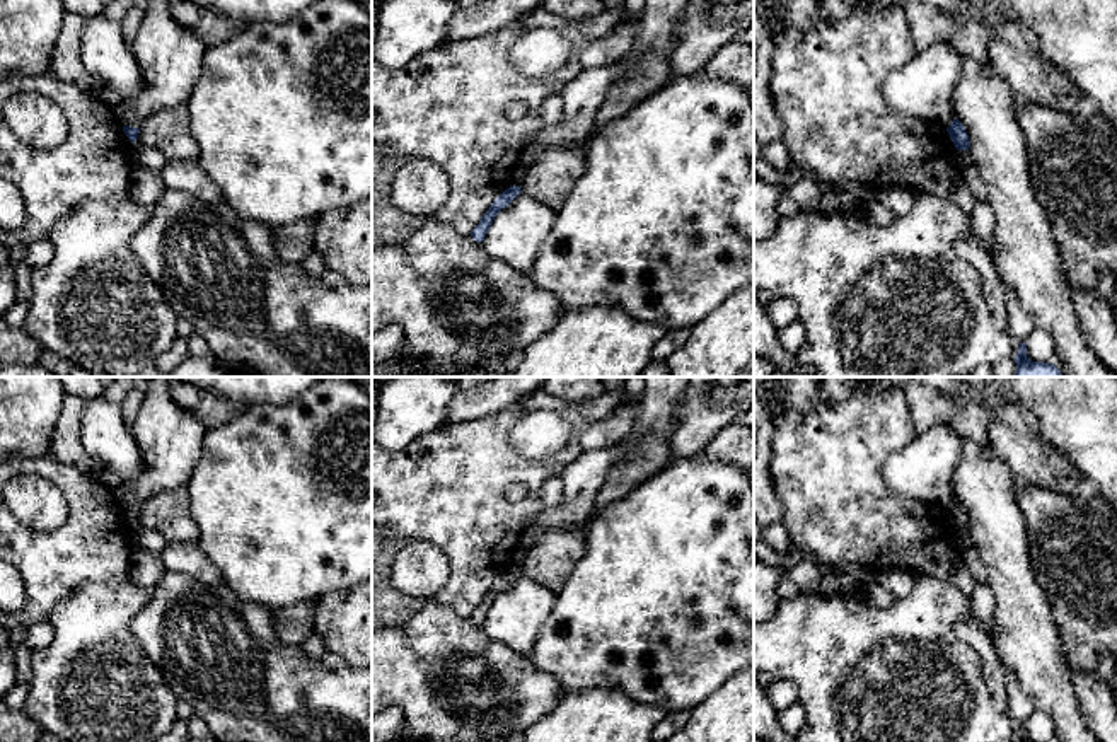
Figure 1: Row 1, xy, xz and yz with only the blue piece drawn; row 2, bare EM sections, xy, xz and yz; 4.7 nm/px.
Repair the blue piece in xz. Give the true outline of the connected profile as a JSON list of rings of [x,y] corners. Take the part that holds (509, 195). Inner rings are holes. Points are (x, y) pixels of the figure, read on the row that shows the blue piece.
[[[510,186],[506,188],[488,208],[488,212],[481,217],[479,223],[471,232],[471,237],[476,242],[483,242],[495,217],[506,208],[518,194],[522,193],[520,186]]]

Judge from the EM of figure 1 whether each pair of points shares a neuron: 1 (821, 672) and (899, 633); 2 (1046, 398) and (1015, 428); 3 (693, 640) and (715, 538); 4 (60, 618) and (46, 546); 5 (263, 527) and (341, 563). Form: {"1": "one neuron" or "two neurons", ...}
{"1": "one neuron", "2": "two neurons", "3": "one neuron", "4": "two neurons", "5": "one neuron"}

